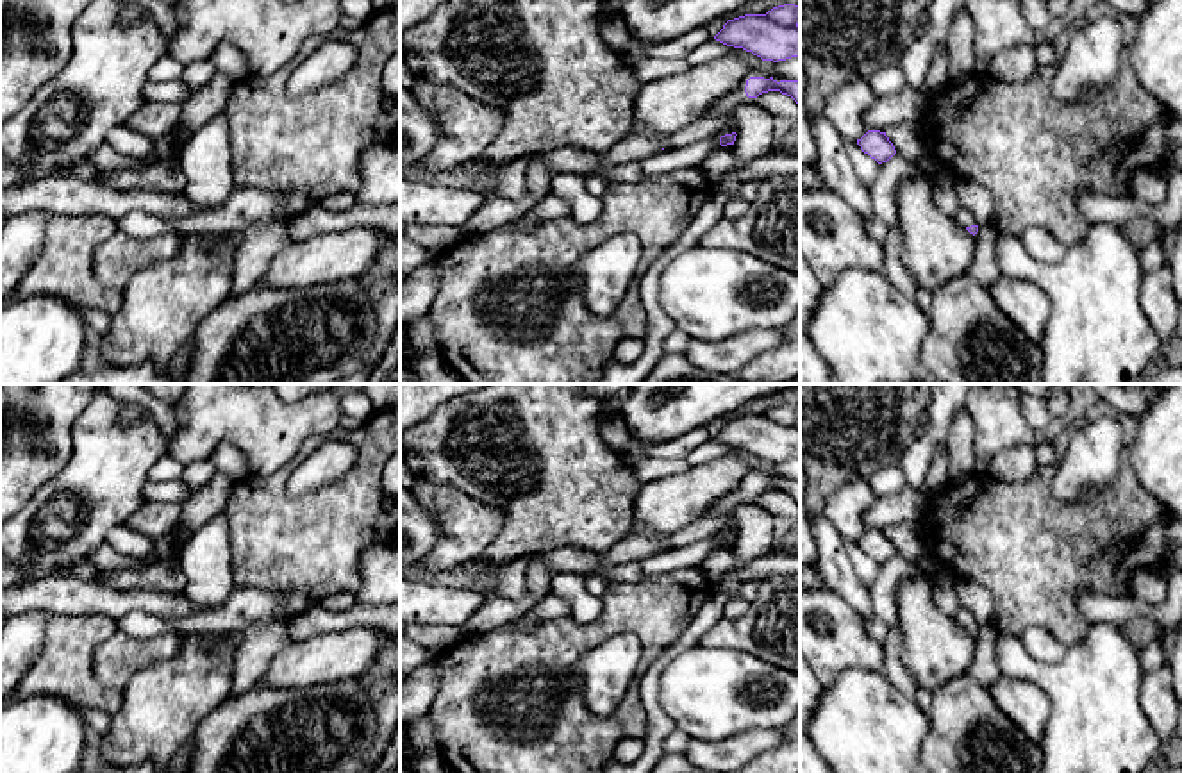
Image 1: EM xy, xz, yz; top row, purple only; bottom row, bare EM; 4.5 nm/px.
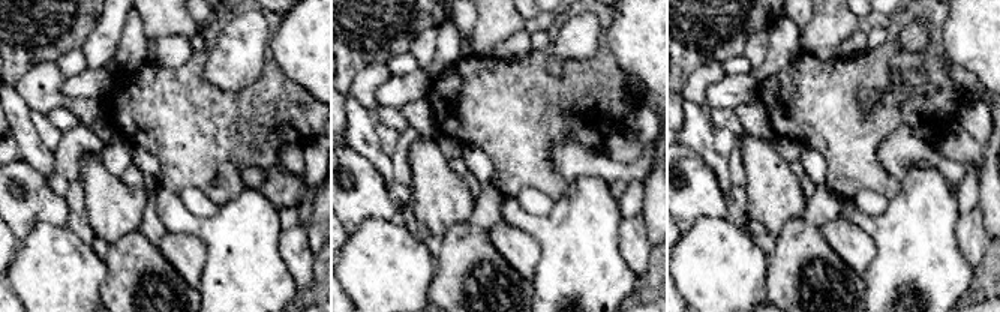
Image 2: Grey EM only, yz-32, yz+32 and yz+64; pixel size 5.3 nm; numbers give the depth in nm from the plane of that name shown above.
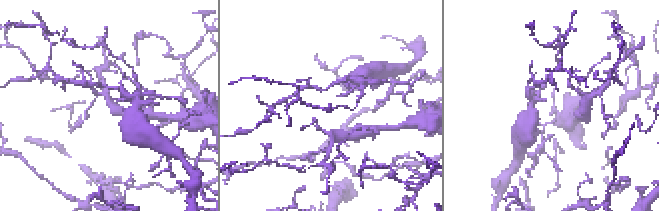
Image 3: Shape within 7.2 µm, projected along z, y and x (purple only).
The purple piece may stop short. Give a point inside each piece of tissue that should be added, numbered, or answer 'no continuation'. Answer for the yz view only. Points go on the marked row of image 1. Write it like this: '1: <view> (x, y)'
1: yz (963, 216)

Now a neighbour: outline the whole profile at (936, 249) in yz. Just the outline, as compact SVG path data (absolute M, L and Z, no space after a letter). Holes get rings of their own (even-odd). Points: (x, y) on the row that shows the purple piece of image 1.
M927 177L907 179L898 186L896 218L903 262L918 286L936 293L948 280L970 273L975 236L936 205Z

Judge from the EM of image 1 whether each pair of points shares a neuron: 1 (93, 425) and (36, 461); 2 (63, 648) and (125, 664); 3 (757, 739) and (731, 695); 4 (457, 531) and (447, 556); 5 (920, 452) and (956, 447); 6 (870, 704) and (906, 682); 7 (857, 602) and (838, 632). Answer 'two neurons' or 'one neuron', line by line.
1: two neurons
2: two neurons
3: two neurons
4: one neuron
5: two neurons
6: two neurons
7: two neurons

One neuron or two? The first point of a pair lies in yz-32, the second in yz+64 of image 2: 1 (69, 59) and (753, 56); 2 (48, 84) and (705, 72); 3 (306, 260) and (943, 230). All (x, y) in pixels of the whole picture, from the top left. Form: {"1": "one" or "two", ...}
{"1": "two", "2": "one", "3": "two"}

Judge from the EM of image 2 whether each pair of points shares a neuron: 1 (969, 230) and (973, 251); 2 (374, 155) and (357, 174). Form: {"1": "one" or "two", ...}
{"1": "one", "2": "two"}

